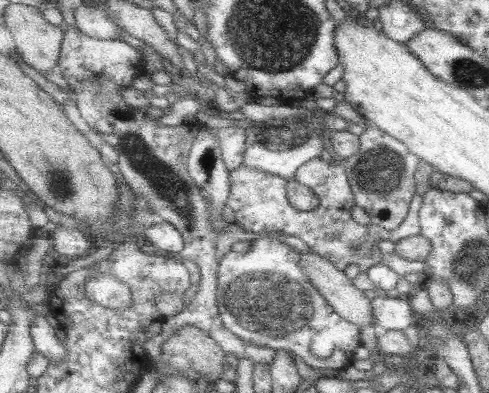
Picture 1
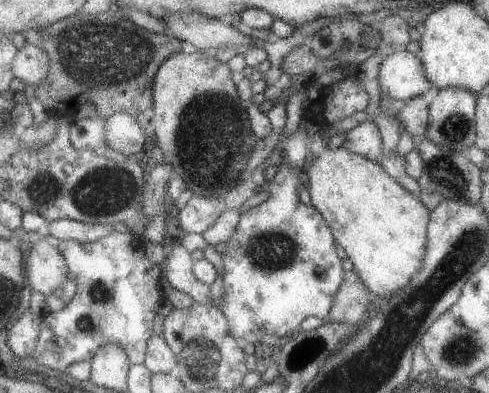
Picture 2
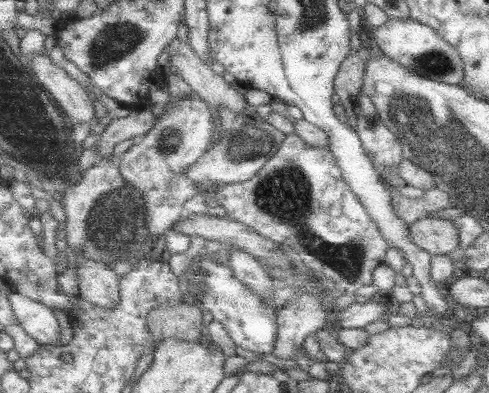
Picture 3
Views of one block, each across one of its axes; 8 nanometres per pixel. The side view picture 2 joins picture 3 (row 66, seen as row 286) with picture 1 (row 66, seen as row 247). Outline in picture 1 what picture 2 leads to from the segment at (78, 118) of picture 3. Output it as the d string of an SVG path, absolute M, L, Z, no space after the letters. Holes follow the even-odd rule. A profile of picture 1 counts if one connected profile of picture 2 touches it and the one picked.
M9 4L5 10L5 26L11 30L13 38L15 38L15 52L21 60L25 60L31 68L39 70L39 72L47 72L51 68L55 68L61 60L61 52L63 52L63 40L65 40L65 32L53 24L49 24L37 6L29 6L29 4Z

